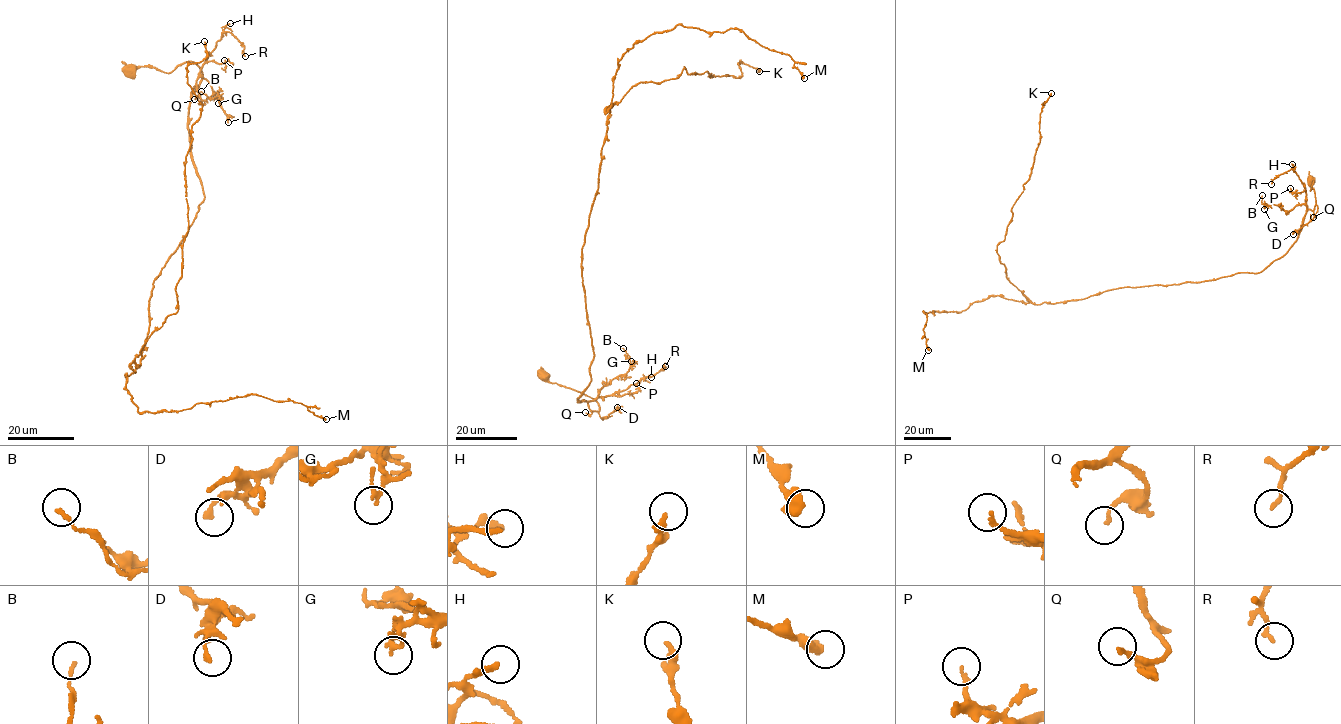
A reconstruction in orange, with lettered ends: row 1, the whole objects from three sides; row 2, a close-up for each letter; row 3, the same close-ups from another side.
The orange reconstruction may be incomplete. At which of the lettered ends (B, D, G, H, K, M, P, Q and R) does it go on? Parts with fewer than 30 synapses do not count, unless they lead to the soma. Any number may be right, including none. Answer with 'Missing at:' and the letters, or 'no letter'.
Missing at: no letter

